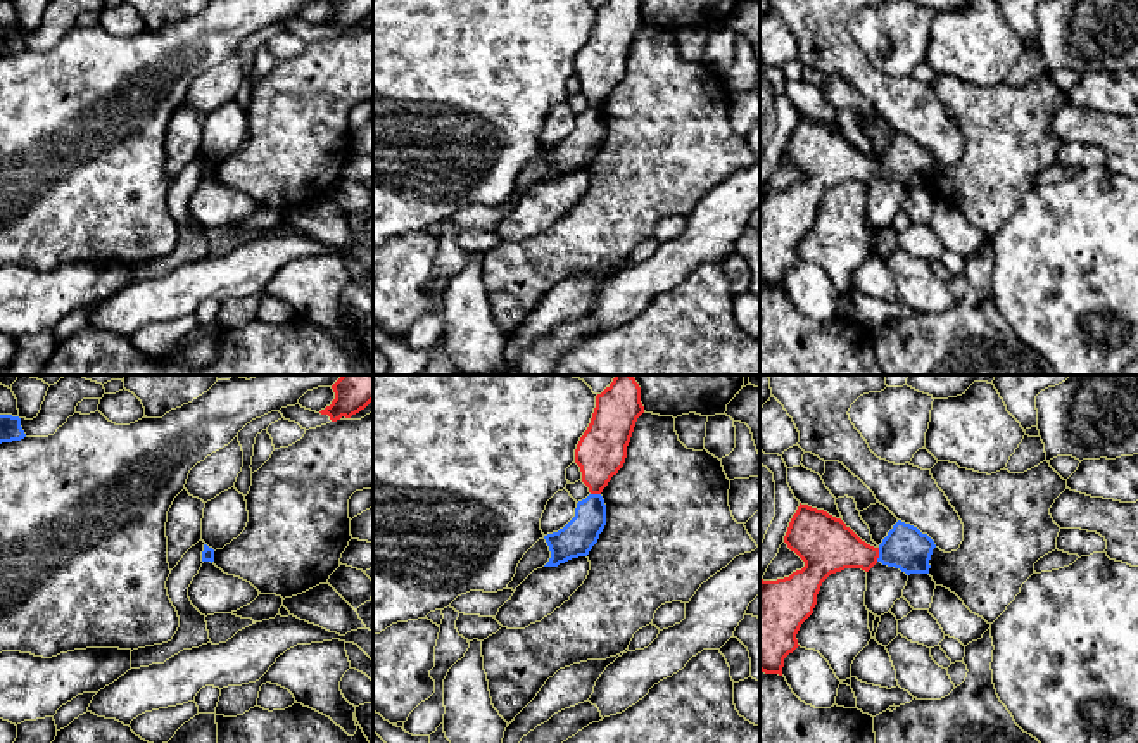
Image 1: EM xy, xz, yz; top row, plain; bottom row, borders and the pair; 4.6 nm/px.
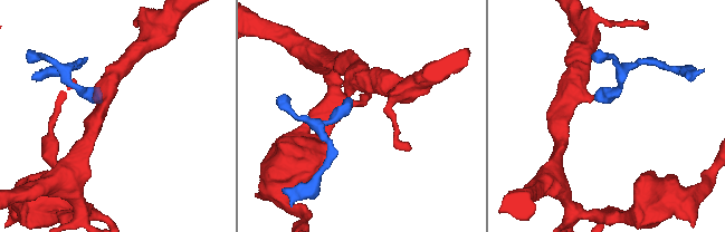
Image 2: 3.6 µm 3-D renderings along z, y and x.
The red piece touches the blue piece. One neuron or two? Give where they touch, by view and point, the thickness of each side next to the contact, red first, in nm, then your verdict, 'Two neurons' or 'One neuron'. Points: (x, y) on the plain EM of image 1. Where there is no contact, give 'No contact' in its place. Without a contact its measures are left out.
Touches red at yz (878, 168). Thickness 260 nm (red) against 200 nm. Two neurons

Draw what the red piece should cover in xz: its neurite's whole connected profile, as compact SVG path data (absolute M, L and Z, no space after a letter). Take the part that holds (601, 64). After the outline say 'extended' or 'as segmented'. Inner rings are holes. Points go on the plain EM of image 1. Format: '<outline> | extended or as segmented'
M606 0L596 9L591 36L575 62L575 76L591 107L601 107L623 79L627 59L642 26L641 0Z | as segmented

